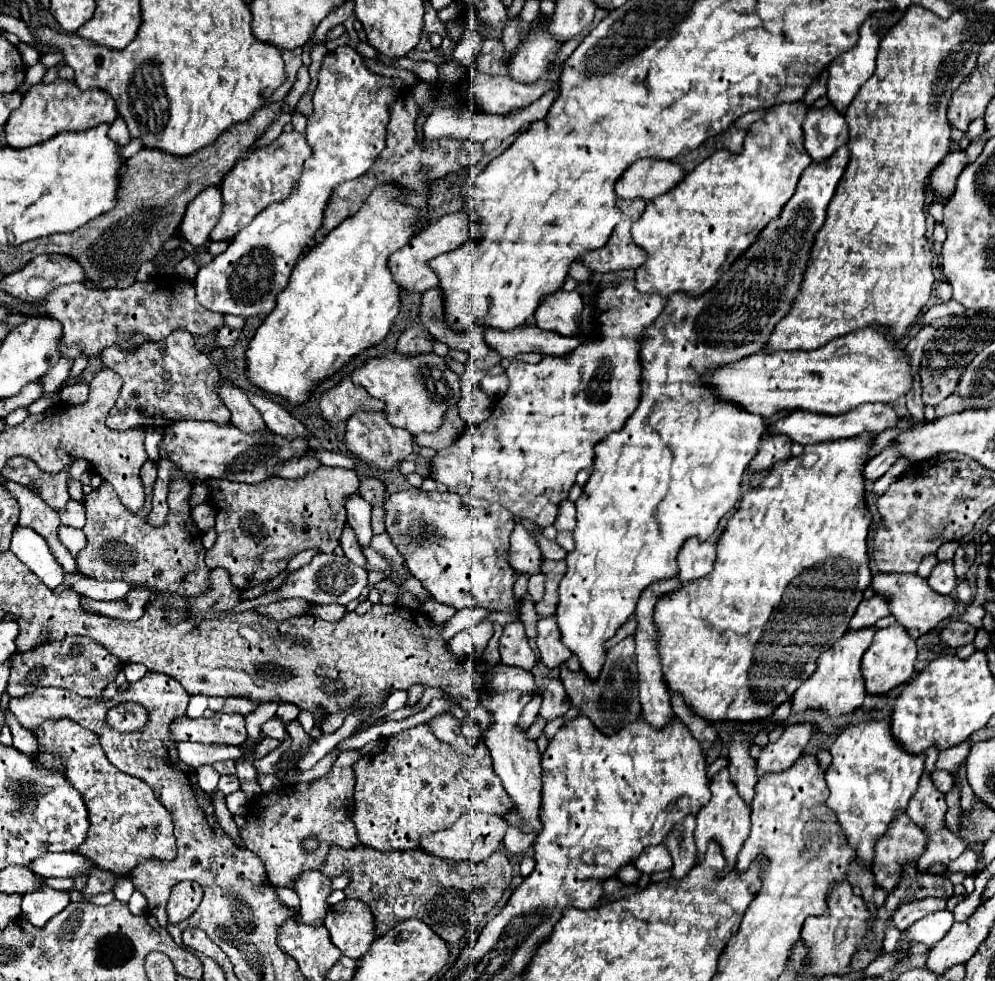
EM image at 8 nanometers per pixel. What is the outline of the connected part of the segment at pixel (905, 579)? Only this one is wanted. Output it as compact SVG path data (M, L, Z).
M876 573L872 579L872 589L876 593L882 593L890 599L890 613L898 619L900 625L908 629L908 633L918 639L920 635L928 633L930 629L938 627L940 621L948 619L956 611L956 601L950 595L940 595L928 587L928 581L924 577L916 575L896 575L896 573Z

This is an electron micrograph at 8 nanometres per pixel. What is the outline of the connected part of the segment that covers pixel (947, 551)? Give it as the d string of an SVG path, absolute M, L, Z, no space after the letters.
M946 541L946 543L942 543L942 547L940 547L938 553L936 553L938 561L952 559L952 557L954 557L954 551L956 551L956 547L958 547L958 543L960 543L960 541Z

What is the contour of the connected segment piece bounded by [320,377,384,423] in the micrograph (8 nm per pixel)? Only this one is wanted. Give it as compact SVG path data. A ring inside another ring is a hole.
M344 377L336 387L322 393L320 409L324 419L338 423L346 421L350 415L354 415L360 409L382 411L384 404L380 399L374 399L368 393L364 393L362 387L356 387L350 377Z

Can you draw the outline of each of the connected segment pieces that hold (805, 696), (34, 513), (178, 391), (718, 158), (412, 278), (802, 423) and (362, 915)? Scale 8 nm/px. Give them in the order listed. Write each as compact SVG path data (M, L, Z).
M866 627L860 631L846 631L824 655L820 655L816 671L808 679L804 679L804 683L796 689L792 709L804 711L804 709L816 707L816 709L828 711L828 715L832 717L858 709L866 697L864 675L860 673L860 659L864 651L870 647L874 633L876 633L876 627Z
M2 481L2 483L4 483L4 489L20 505L20 521L18 523L24 527L32 527L36 533L40 533L48 541L54 557L64 567L64 571L76 573L74 557L58 539L58 525L60 525L58 513L52 511L52 507L48 509L48 503L44 503L44 499L40 499L40 495L36 495L34 491L28 491L26 487L20 487L18 483L12 483L12 481Z
M174 331L168 335L168 339L162 339L160 343L142 343L140 347L132 347L132 351L124 351L120 345L106 347L102 351L102 363L106 369L116 371L122 377L122 389L118 403L112 407L106 425L116 431L132 429L132 427L166 427L174 421L182 419L198 419L198 421L216 421L216 423L228 423L230 411L222 403L222 399L216 395L214 387L218 381L218 367L216 363L200 353L194 347L192 335L188 331Z
M804 101L772 105L760 121L748 127L742 153L730 153L726 149L712 153L706 161L694 167L672 191L646 203L644 215L632 227L632 237L636 245L648 251L646 263L636 269L638 291L660 295L686 291L690 295L700 295L720 279L728 265L740 253L744 253L748 245L752 245L762 227L770 219L780 215L786 201L794 195L802 171L812 163L812 157L804 151L802 139L802 121L806 113L808 107Z
M458 211L458 213L452 213L452 215L444 215L436 223L430 223L418 235L414 235L402 249L392 253L390 263L388 263L390 273L394 275L394 281L402 289L424 293L424 291L428 291L428 289L438 285L436 271L432 271L432 267L428 267L430 259L434 259L434 257L438 257L442 253L454 251L462 243L474 241L474 239L480 239L480 227L474 225L474 219L468 215L468 211Z
M864 403L864 405L860 405L860 407L856 407L848 413L842 413L842 415L818 415L818 413L810 413L810 411L790 411L784 419L776 421L770 427L770 435L788 435L794 443L816 445L816 443L822 443L822 441L856 437L864 431L878 435L880 431L894 427L896 421L898 421L898 415L888 403Z
M344 899L334 905L326 919L326 929L334 945L350 959L360 959L374 941L374 917L366 903Z

